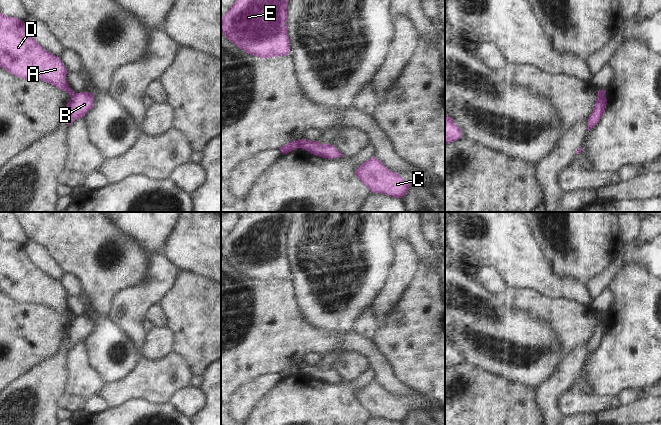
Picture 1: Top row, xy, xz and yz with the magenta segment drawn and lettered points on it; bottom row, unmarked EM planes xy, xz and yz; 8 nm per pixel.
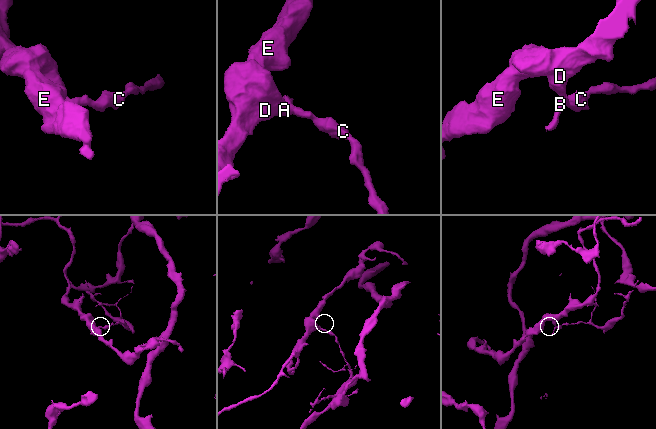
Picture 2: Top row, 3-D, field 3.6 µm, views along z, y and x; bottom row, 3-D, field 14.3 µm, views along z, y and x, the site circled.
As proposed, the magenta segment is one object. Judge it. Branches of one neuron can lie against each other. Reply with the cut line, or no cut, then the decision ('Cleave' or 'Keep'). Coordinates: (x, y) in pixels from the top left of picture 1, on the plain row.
Split along xz (297, 365), (299, 371). Cleave.

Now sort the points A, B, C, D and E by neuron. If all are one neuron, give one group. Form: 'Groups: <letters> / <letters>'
Groups: A D E / B C.

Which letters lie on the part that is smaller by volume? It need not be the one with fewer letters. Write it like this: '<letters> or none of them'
B, C

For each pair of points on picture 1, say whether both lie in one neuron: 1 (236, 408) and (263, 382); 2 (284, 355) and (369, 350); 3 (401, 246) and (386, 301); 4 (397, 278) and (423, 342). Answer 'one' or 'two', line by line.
1: one
2: one
3: one
4: two

